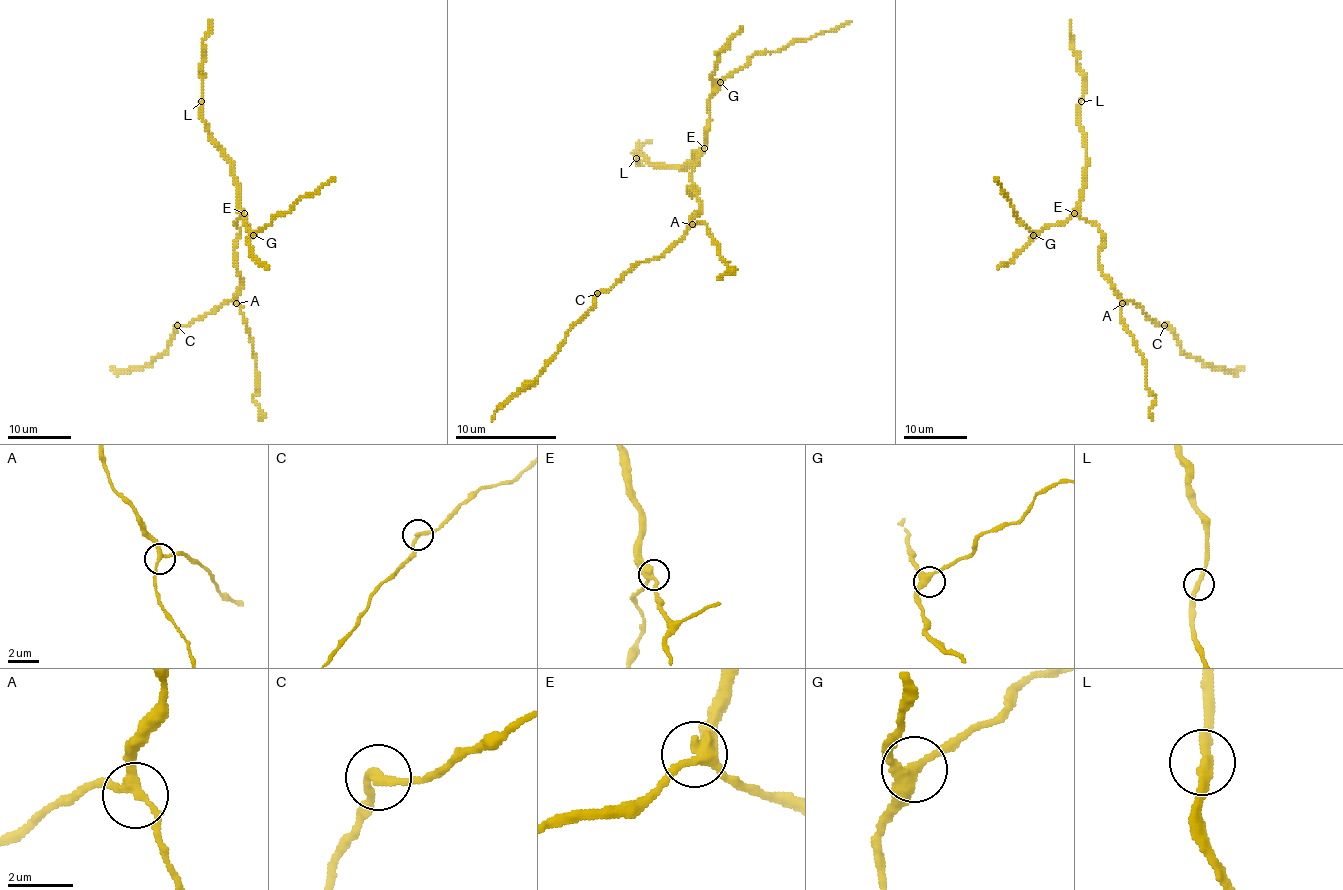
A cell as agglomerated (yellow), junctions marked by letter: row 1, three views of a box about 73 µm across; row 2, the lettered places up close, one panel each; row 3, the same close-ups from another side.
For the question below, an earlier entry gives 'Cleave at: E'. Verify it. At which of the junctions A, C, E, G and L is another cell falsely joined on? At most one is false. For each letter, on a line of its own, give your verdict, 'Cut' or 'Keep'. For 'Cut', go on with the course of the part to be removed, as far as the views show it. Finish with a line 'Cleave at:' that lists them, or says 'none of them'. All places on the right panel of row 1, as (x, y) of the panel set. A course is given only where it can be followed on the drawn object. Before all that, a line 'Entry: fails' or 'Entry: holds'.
Entry: fails
A: Keep
C: Keep
E: Keep
G: Keep
L: Keep
Cleave at: none of them

